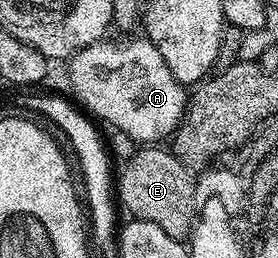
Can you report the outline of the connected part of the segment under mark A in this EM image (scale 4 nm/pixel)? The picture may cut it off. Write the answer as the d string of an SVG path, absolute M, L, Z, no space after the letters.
M140 38L123 42L104 39L95 45L89 45L87 49L75 52L71 58L56 60L47 71L43 81L44 88L70 97L88 114L93 113L97 118L103 119L107 124L137 141L139 145L155 145L168 140L180 127L188 108L189 95L186 86L171 73L163 55L153 43L146 38Z

